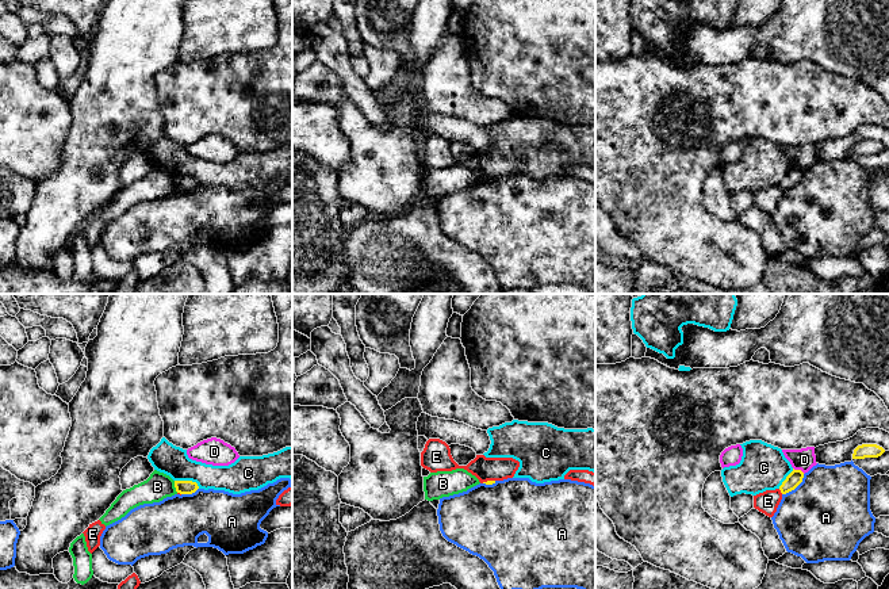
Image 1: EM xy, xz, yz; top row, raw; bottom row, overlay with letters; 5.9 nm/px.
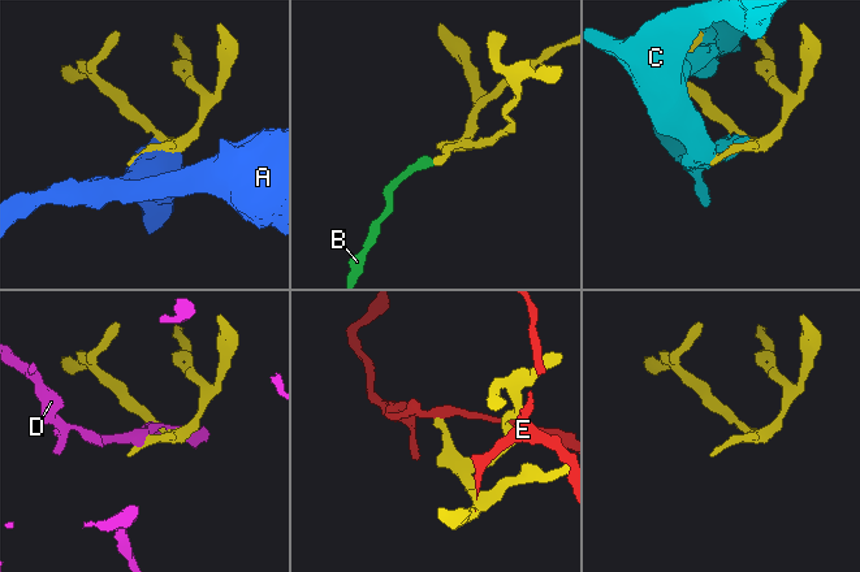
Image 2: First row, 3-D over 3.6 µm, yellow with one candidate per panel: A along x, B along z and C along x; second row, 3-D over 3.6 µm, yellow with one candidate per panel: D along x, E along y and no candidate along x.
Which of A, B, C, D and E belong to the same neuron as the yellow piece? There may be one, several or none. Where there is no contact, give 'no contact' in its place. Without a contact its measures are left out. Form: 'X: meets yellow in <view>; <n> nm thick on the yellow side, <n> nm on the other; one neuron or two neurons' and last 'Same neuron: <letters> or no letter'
A: meets yellow in yz; 90 nm thick on the yellow side, 500 nm on the other; two neurons
B: meets yellow in xy; 80 nm thick on the yellow side, 160 nm on the other; two neurons
C: meets yellow in xy; 80 nm thick on the yellow side, 180 nm on the other; two neurons
D: meets yellow in yz; 90 nm thick on the yellow side, 140 nm on the other; two neurons
E: meets yellow in yz; 90 nm thick on the yellow side, 130 nm on the other; two neurons
Same neuron: no letter

